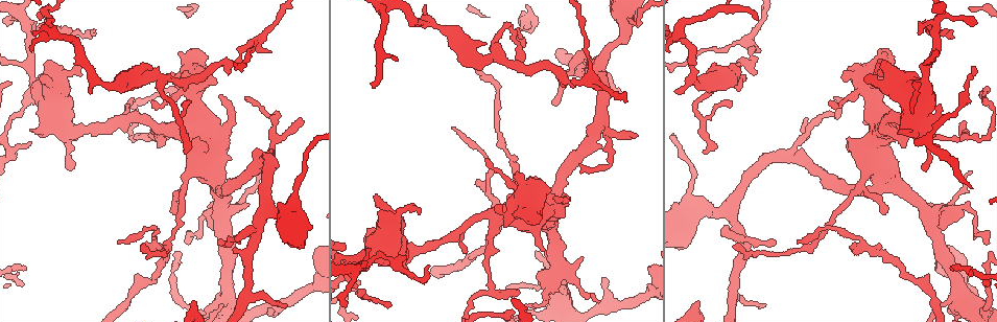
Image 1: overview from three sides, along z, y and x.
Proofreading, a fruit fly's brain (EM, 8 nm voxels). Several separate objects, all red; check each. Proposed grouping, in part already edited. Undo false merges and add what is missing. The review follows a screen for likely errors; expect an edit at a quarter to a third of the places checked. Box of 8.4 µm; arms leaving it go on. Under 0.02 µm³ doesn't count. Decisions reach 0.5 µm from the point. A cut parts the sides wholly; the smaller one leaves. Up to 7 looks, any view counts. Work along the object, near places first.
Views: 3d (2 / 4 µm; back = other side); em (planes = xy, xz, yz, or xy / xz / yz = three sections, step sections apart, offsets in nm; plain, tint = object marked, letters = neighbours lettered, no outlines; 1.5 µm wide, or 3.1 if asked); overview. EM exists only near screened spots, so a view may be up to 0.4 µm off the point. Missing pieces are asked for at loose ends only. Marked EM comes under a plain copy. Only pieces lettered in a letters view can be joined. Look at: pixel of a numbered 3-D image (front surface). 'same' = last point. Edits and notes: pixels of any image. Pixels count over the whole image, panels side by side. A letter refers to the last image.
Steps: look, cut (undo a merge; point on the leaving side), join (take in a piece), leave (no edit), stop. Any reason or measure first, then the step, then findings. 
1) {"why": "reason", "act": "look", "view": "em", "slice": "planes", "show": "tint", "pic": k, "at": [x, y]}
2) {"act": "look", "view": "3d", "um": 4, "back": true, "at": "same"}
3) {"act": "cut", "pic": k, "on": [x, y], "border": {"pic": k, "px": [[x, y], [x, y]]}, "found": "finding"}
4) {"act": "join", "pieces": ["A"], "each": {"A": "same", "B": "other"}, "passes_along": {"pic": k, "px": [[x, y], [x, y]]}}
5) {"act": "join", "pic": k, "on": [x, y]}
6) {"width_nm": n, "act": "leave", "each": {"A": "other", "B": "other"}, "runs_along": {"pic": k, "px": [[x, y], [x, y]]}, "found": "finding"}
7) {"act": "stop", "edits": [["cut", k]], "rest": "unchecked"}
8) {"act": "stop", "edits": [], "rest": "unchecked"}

{"why": "sharp bend", "act": "look", "view": "em", "slice": "xy", "step": 4, "show": "tint", "pic": 1, "at": [592, 77]}

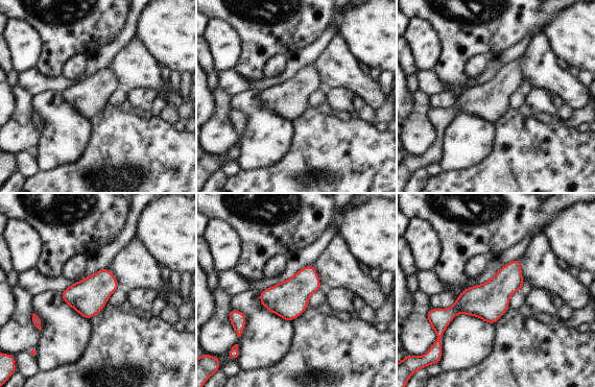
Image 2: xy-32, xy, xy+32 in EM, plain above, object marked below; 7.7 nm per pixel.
{"act": "look", "view": "em", "slice": "planes", "show": "letters", "at": "same"}

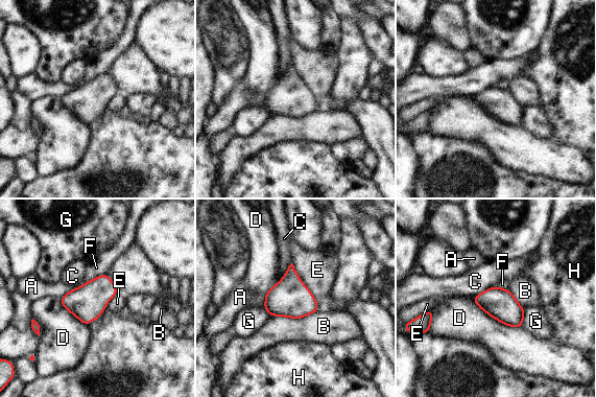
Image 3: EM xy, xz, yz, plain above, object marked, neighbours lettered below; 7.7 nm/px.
{"width_nm": 240, "act": "leave", "each": {"A": "other", "B": "other", "C": "other", "D": "other", "E": "other", "F": "other", "G": "other", "H": "other"}, "border": {"pic": 3, "px": [[292, 262], [301, 281], [319, 308]]}, "found": "one neuron here"}

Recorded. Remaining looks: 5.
{"why": "free end", "act": "look", "view": "em", "slice": "xz", "step": 8, "show": "tint", "pic": 1, "at": [39, 18]}

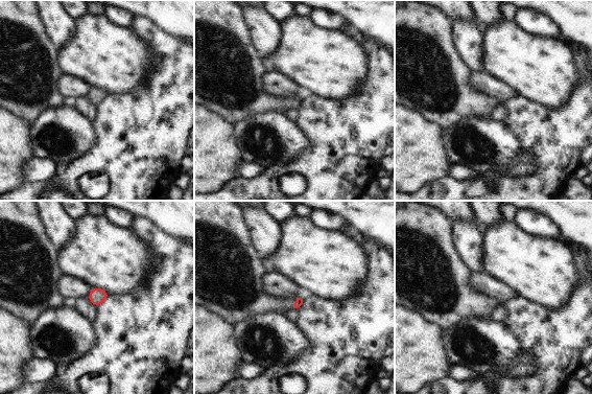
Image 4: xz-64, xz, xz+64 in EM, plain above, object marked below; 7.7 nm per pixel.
{"act": "look", "view": "em", "slice": "planes", "show": "letters", "at": "same"}

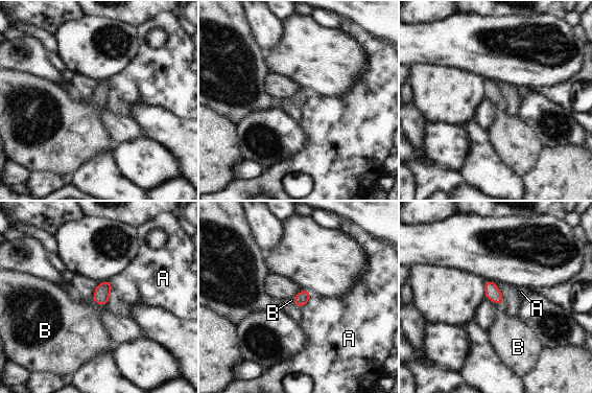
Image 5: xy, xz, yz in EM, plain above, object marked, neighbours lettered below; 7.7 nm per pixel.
{"longest_contact_nm": ["A", 200], "act": "join", "pieces": ["B"], "each": {"A": "other", "B": "same"}, "passes_along": {"pic": 5, "px": [[102, 292], [98, 303], [76, 327]]}, "found": "it goes on there"}

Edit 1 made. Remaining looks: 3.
{"why": "branch stops here", "act": "look", "view": "3d", "um": 2, "pic": 1, "at": [451, 128]}

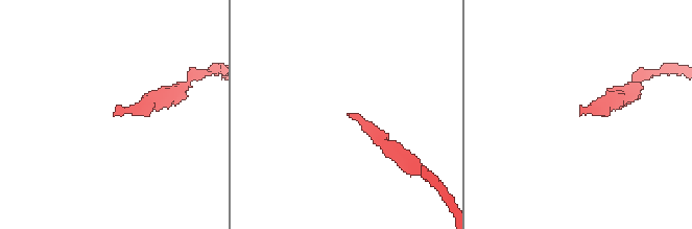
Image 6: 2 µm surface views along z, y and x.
{"act": "look", "view": "em", "slice": "planes", "show": "letters", "pic": 6, "at": [113, 114]}

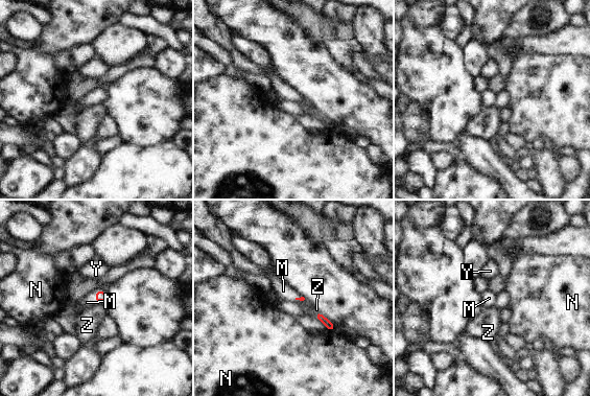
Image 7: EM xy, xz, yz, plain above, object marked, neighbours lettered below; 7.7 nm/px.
{"act": "join", "pieces": ["M"], "each": {"M": "same", "N": "other", "Y": "other", "Z": "other"}, "passes_along": {"pic": 7, "px": [[100, 296], [94, 299], [87, 302]]}, "found": "it goes on there"}

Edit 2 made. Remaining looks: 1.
{"act": "stop", "edits": [["join", 5], ["join", 7]], "rest": "unchecked"}

